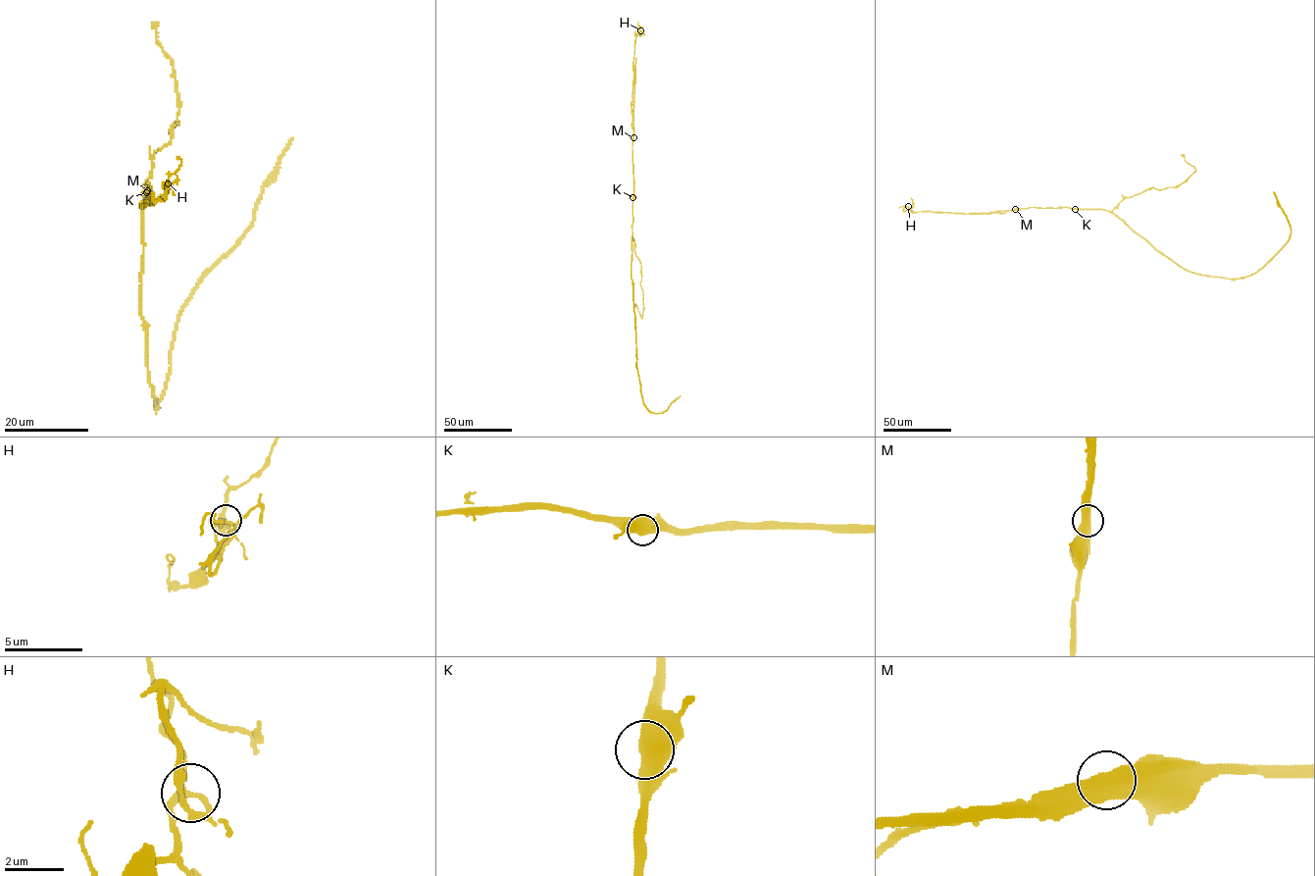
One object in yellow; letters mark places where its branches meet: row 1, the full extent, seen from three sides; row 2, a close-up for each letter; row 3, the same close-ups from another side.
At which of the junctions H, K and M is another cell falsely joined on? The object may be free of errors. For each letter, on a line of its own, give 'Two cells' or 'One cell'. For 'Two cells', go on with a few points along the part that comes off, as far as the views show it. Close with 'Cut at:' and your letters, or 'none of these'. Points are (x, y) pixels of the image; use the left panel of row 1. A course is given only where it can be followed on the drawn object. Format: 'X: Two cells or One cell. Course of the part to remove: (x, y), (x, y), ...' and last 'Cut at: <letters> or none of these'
H: One cell
K: One cell
M: Two cells. Course of the part to remove: (147, 191), (142, 207), (151, 197), (158, 200), (168, 184), (165, 197), (165, 191), (177, 177)
Cut at: M

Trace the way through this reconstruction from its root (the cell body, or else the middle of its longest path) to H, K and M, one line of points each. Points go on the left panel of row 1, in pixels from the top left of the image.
H: (143, 254), (143, 194), (149, 186), (144, 187), (142, 207), (151, 197), (158, 200), (168, 183)
K: (143, 254), (143, 194), (146, 192)
M: (143, 254), (143, 194), (149, 186), (145, 186), (147, 191)

